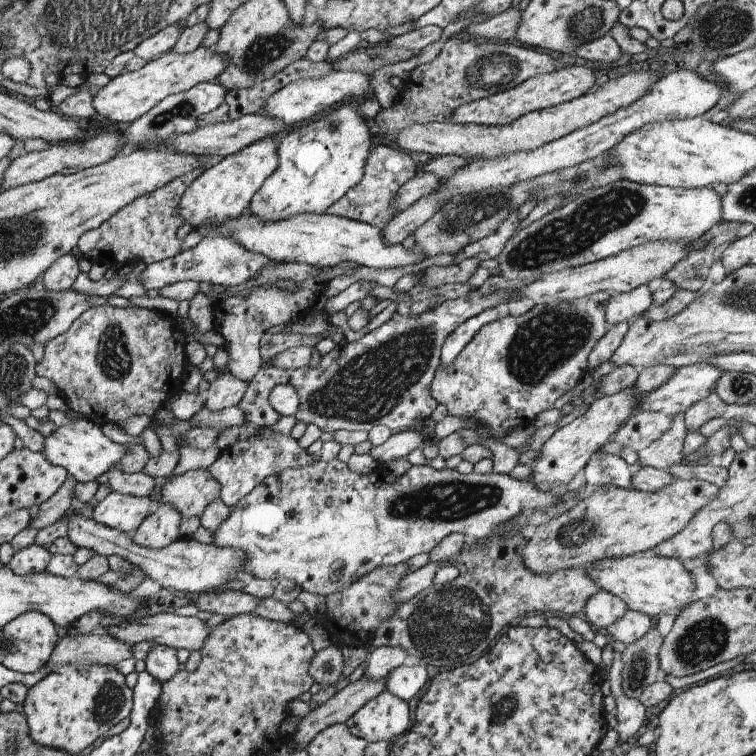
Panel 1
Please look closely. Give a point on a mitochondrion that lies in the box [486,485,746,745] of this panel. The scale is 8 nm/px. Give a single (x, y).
(706, 637)

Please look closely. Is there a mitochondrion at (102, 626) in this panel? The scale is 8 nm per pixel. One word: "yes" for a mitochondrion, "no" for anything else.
no

